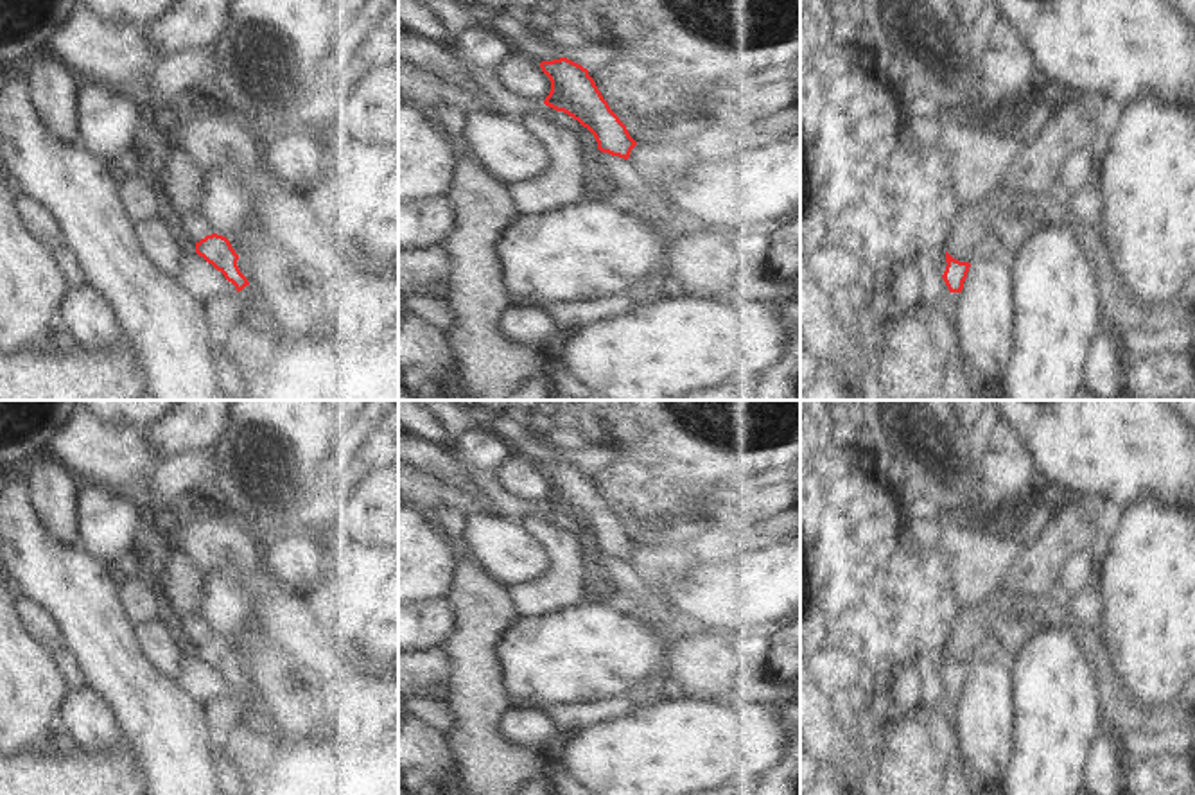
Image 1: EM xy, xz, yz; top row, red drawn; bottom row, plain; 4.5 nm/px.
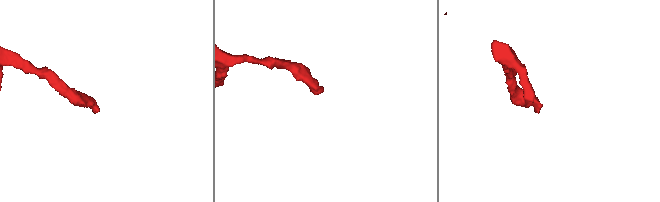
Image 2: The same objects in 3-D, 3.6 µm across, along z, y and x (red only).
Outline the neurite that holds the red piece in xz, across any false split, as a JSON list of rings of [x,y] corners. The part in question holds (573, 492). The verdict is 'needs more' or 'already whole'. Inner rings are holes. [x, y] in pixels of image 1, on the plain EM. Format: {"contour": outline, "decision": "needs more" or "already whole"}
{"contour": [[[567,459],[542,463],[540,470],[551,483],[544,506],[587,529],[601,555],[628,562],[637,544],[610,511],[589,472]]], "decision": "already whole"}

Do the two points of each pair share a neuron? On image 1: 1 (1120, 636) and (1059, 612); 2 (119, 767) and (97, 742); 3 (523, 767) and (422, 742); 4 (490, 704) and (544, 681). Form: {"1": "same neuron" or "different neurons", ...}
{"1": "different neurons", "2": "different neurons", "3": "different neurons", "4": "different neurons"}

